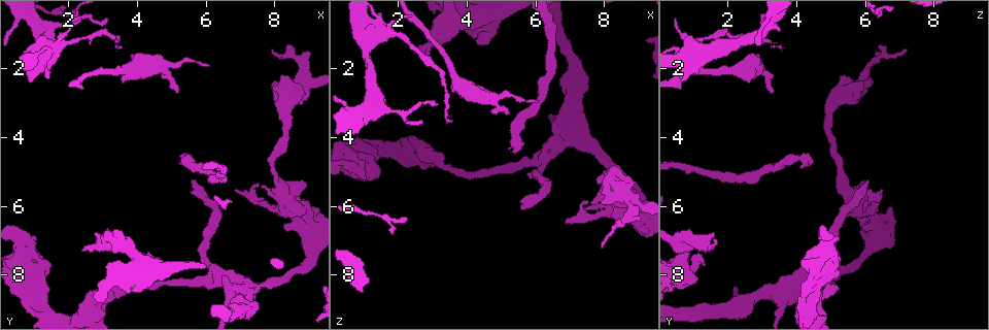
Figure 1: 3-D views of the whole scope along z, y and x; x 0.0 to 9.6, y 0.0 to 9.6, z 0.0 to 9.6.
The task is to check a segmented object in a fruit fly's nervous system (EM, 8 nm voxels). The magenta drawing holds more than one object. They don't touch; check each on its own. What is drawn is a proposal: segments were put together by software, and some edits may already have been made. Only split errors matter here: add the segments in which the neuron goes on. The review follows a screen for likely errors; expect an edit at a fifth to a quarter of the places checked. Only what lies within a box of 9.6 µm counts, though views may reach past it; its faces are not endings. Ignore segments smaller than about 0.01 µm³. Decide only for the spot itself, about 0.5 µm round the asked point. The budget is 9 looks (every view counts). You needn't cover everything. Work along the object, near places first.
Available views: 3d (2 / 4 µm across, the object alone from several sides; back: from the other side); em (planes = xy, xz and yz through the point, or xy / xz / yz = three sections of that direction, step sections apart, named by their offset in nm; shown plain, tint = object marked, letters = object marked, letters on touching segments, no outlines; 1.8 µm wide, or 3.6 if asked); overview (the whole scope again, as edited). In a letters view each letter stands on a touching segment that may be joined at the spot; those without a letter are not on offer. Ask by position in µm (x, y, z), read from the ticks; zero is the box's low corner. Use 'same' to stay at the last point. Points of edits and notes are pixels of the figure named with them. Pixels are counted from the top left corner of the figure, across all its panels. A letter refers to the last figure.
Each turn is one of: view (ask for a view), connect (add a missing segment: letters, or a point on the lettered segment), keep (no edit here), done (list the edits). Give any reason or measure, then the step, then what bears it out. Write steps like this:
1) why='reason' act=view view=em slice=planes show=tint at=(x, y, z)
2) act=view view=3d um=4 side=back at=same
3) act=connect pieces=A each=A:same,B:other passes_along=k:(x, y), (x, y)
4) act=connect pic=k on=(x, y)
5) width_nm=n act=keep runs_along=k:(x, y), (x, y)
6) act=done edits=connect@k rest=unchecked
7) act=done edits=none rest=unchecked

why='sharp bend' act=view view=3d um=2 at=(8.85, 1.70, 6.35)

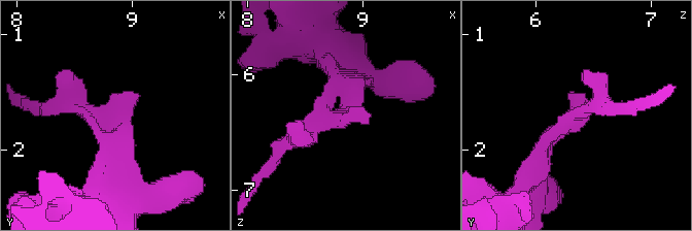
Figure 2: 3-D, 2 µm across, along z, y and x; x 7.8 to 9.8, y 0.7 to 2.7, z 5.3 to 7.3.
act=view view=em slice=planes show=tint at=(8.82, 1.72, 6.34)

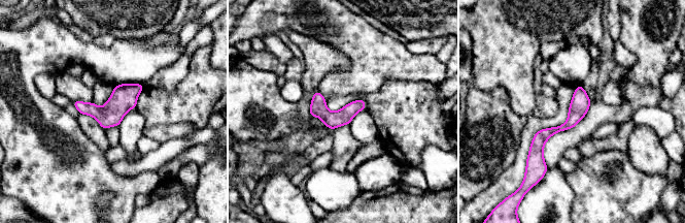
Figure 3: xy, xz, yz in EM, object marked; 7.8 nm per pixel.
act=view view=em slice=planes show=letters at=same

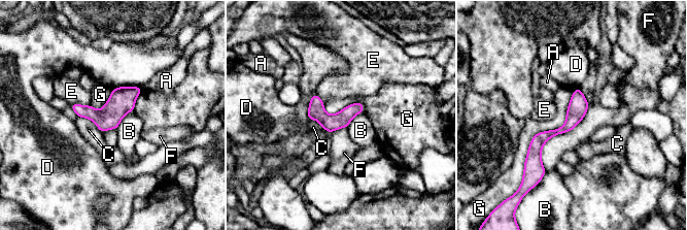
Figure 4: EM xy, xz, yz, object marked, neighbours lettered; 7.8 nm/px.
act=keep each=A:other,B:other,C:other,D:other,E:other,F:other,G:other runs_along=4:(577, 91), (572, 121), (536, 145), (540, 168) found='no lettered segment goes on from it'

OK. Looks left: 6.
why='free end' act=view view=em slice=xz step=4 show=tint at=(5.60, 5.30, 6.05)

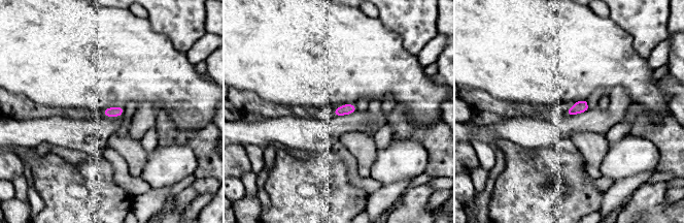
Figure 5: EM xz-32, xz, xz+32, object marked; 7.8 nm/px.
act=view view=em slice=planes show=letters at=same

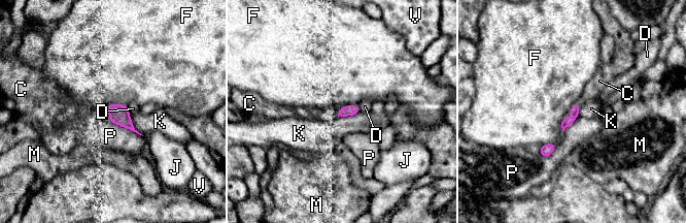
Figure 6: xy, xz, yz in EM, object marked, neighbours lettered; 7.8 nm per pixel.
act=connect pieces=C each=C:same,D:other,F:other,J:other,K:other,M:other,P:other,V:other found='it goes on there'

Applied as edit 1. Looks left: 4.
why='free end' act=view view=em slice=planes show=letters at=(5.30, 4.85, 4.35)

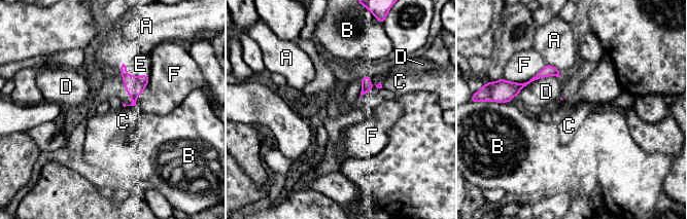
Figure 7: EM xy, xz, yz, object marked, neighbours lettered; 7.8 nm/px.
act=connect pieces=E each=A:other,B:other,C:other,D:other,E:same,F:other found='the neuron continues'

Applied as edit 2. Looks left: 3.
why='three arms meet' act=view view=em slice=planes show=letters at=(6.35, 8.20, 4.50)

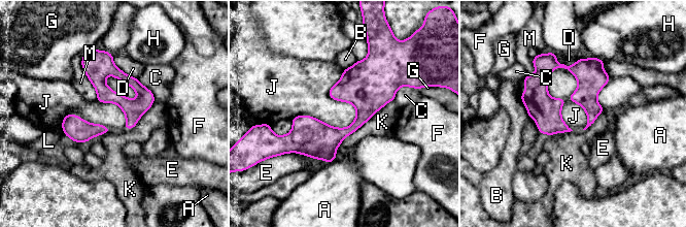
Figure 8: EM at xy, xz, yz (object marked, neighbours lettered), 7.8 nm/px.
act=keep each=A:other,B:other,C:other,D:other,E:other,F:other,G:other,H:other,J:other,K:other,L:other,M:other border=8:(344, 69), (292, 120) found='none of them fits'

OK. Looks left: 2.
act=done edits=connect@6,connect@7 rest=unchecked

